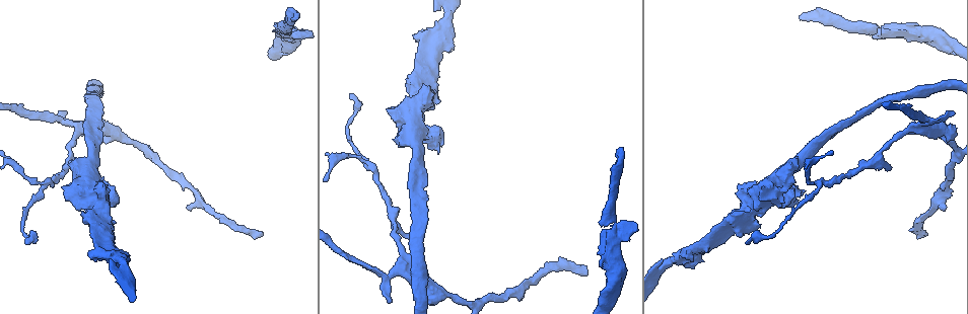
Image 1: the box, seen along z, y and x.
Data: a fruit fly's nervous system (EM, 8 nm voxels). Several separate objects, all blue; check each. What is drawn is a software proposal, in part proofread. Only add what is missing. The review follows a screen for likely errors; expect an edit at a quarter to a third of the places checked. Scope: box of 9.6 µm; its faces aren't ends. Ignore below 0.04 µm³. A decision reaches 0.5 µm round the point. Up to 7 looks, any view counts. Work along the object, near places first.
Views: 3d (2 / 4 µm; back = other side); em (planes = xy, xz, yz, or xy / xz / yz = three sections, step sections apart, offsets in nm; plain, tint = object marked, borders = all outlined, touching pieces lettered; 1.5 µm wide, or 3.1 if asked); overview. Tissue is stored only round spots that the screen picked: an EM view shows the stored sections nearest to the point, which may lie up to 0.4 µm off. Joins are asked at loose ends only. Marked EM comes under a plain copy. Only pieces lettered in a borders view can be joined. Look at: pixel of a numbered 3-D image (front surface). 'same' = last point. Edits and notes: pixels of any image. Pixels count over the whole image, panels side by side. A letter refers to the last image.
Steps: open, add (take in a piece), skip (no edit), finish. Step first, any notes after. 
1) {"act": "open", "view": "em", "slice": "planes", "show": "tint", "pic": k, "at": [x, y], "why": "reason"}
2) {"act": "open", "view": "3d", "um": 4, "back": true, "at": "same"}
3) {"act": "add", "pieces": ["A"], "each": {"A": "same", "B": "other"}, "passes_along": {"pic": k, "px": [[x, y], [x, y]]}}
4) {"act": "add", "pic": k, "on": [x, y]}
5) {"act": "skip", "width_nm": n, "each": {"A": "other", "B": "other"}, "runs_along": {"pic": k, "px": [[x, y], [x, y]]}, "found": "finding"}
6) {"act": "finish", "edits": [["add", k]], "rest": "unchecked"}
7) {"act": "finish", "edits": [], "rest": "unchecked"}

{"act": "open", "view": "em", "slice": "planes", "show": "borders", "pic": 1, "at": [891, 169], "why": "branch stops here"}

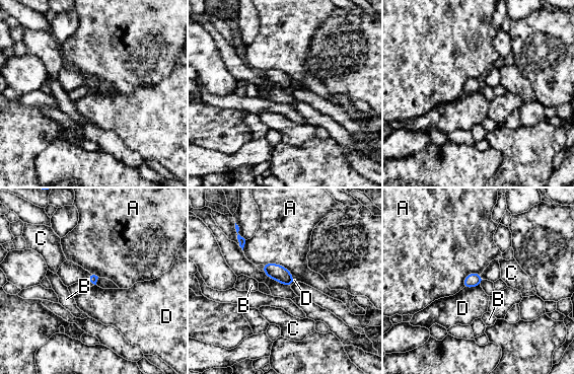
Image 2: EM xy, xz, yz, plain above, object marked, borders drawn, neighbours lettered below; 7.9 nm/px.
{"act": "skip", "each": {"A": "other", "B": "other", "C": "other", "D": "other"}, "border": {"pic": 2, "px": [[480, 284], [463, 288]]}, "found": "no lettered piece goes on from it"}

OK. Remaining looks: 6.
{"act": "open", "view": "3d", "um": 4, "back": true, "pic": 1, "at": [585, 275], "why": "an open end"}

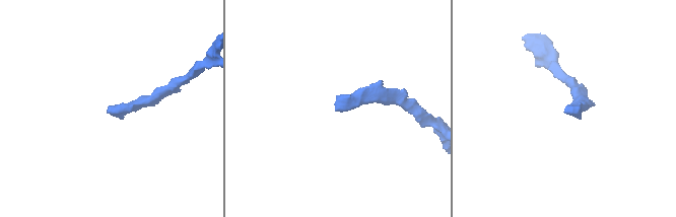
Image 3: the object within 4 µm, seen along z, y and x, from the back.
{"act": "open", "view": "em", "slice": "yz", "step": 4, "show": "borders", "pic": 3, "at": [110, 108], "why": "now the EM"}

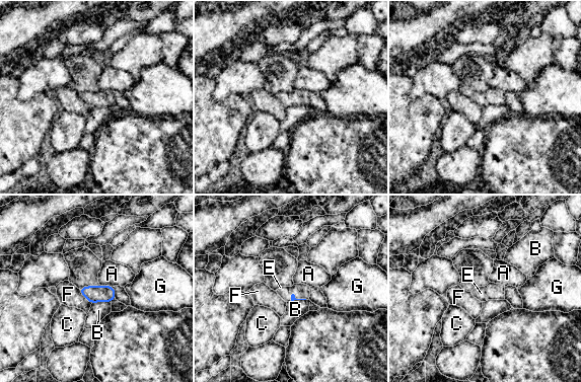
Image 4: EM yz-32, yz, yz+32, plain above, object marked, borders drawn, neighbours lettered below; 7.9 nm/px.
{"act": "open", "view": "em", "slice": "planes", "show": "borders", "at": "same", "why": "another direction"}

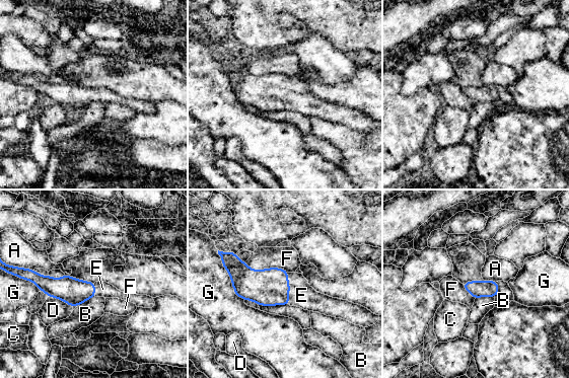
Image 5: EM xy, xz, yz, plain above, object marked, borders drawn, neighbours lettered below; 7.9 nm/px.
{"act": "add", "pieces": ["E"], "each": {"A": "other", "B": "other", "C": "other", "D": "other", "E": "same", "F": "other", "G": "other"}, "passes_along": {"pic": 5, "px": [[269, 287], [289, 289], [301, 295]]}, "found": "it goes on there"}

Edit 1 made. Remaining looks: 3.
{"act": "open", "view": "overview", "why": "redraw"}

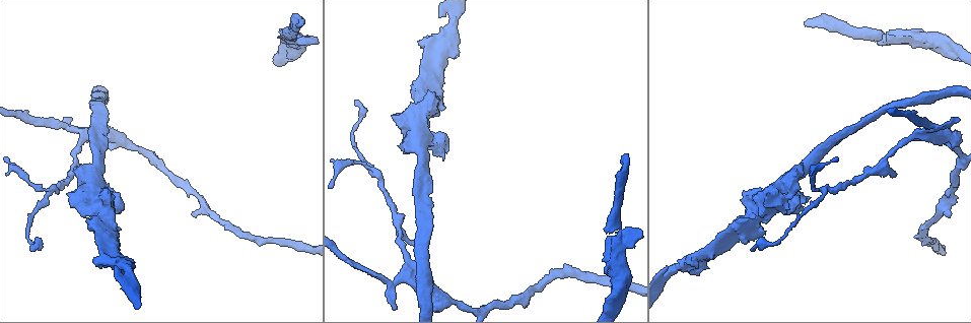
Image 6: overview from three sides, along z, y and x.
{"act": "open", "view": "em", "slice": "planes", "show": "borders", "pic": 6, "at": [950, 217]}

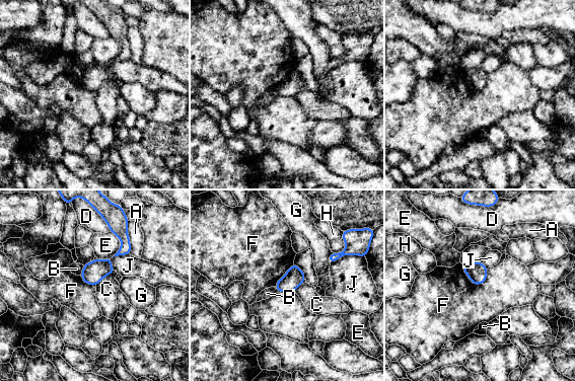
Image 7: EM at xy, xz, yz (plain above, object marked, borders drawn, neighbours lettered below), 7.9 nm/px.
{"act": "skip", "each": {"A": "other", "B": "other", "C": "other", "D": "other", "E": "other", "F": "other", "G": "other", "H": "other", "J": "other"}, "border": {"pic": 7, "px": [[461, 264], [469, 279], [482, 285]]}, "found": "no lettered piece goes on from it"}

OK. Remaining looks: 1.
{"act": "finish", "edits": [["add", 5]], "rest": "unchecked"}

